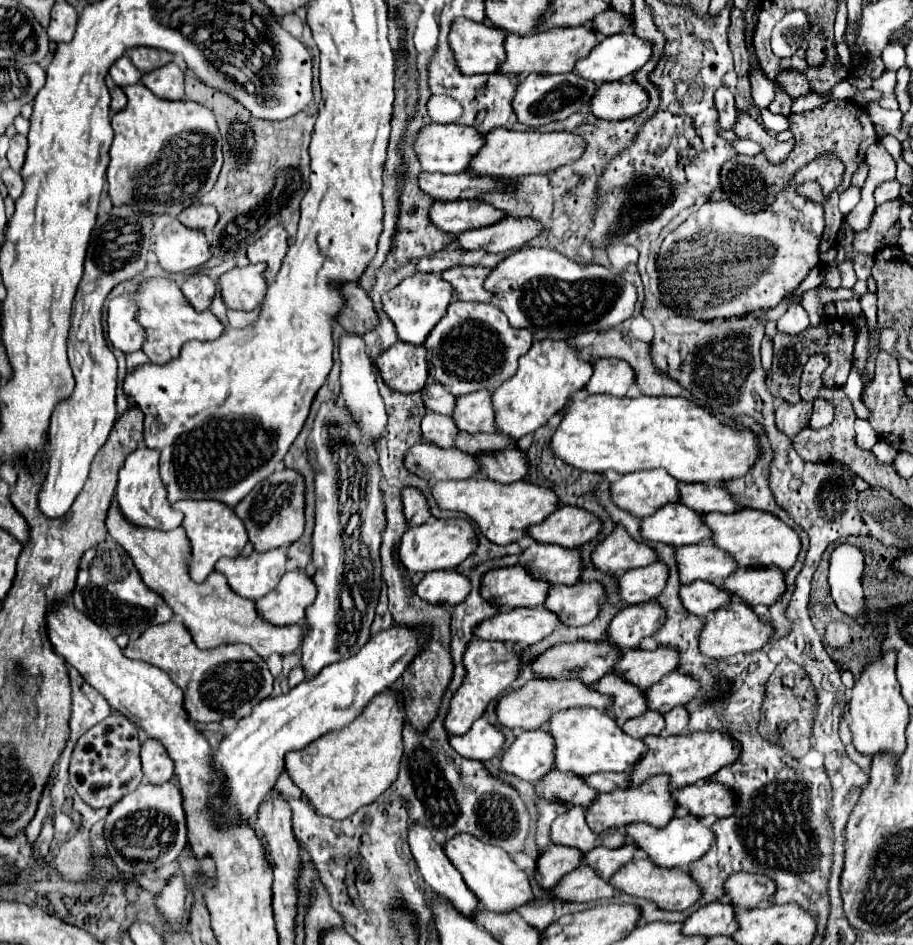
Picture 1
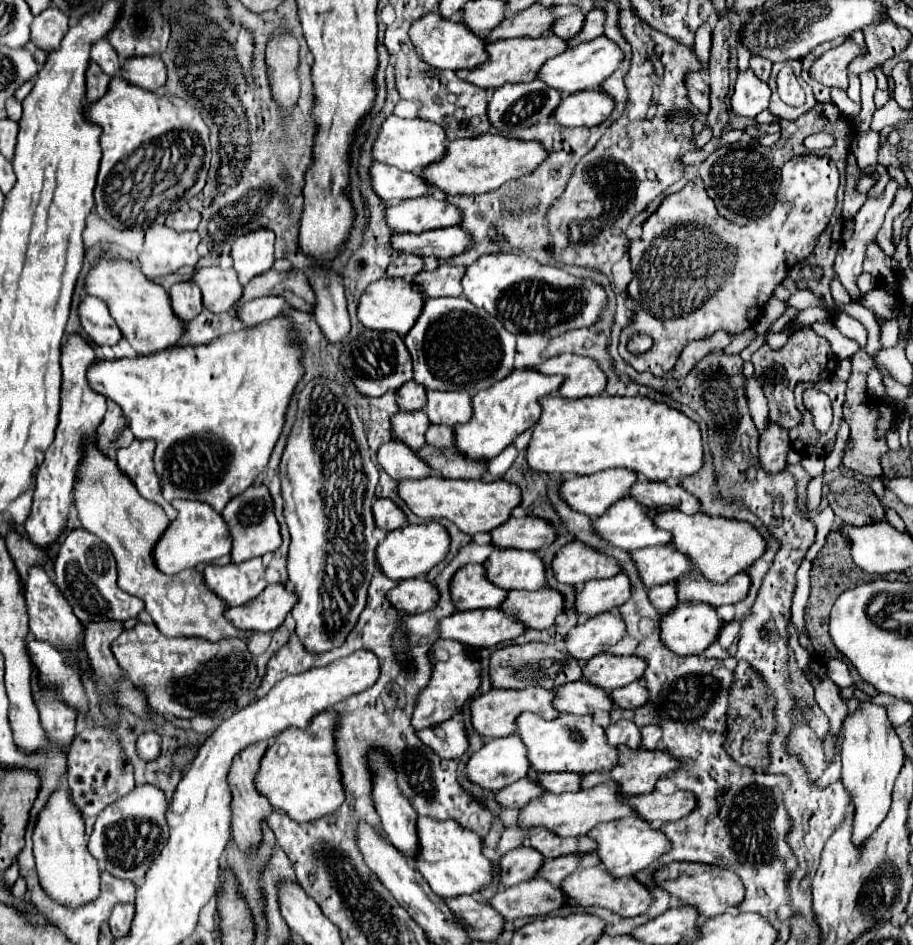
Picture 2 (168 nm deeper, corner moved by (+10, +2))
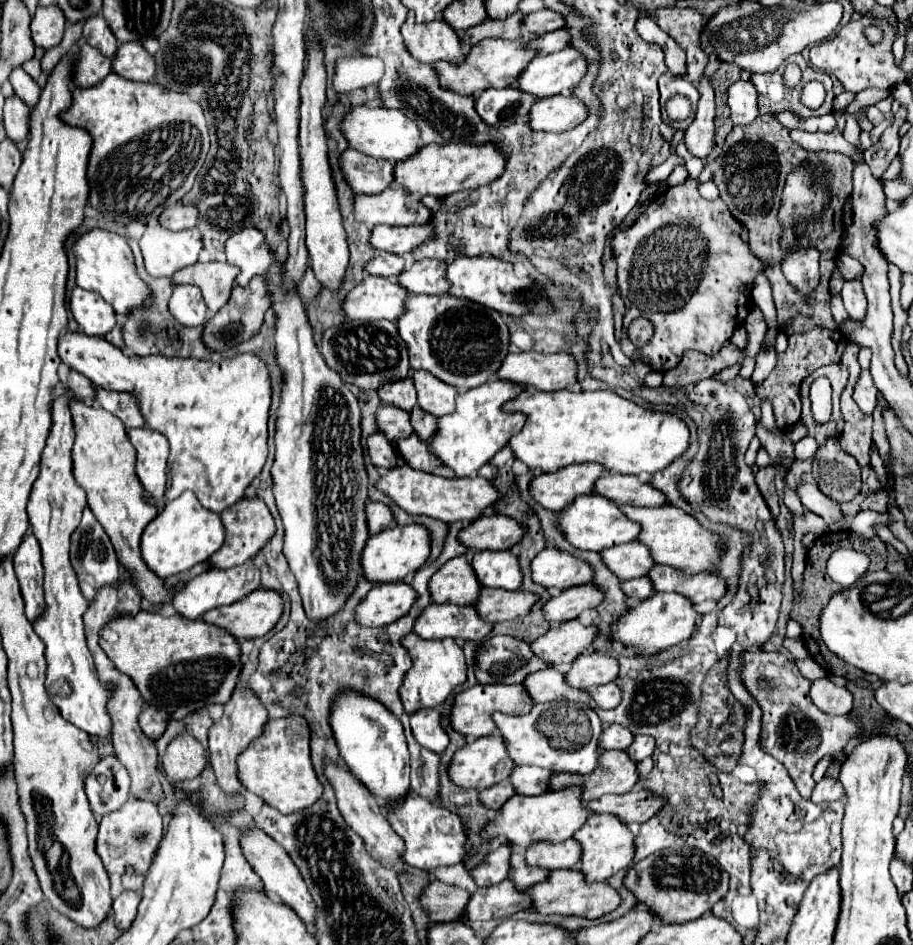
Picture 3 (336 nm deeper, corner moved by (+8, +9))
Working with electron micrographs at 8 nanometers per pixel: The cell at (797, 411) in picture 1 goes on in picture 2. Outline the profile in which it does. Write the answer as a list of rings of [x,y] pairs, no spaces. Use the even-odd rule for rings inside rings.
[[[771,422],[767,426],[767,430],[761,434],[761,442],[759,442],[761,468],[767,470],[767,474],[781,472],[787,464],[785,456],[787,456],[789,448],[791,448],[789,432],[785,428],[781,428],[779,424]]]

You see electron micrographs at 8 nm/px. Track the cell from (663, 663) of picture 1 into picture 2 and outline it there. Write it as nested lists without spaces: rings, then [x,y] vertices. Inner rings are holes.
[[[597,654],[595,658],[591,658],[585,664],[583,676],[587,678],[589,684],[599,686],[609,694],[615,688],[621,688],[635,680],[641,680],[643,670],[645,670],[643,658]]]

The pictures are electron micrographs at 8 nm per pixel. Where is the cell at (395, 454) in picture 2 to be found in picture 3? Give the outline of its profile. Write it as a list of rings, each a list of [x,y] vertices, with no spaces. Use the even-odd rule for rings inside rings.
[[[379,431],[373,433],[369,439],[367,439],[367,447],[369,447],[369,457],[371,461],[379,467],[379,471],[389,471],[389,467],[397,467],[399,463],[399,455],[397,455],[397,449],[393,443],[389,443],[385,439],[385,435],[381,435]]]

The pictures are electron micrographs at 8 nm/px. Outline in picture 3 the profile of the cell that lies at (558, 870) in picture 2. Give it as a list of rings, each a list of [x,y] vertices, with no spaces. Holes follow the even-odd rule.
[[[513,851],[511,855],[511,873],[509,877],[517,887],[531,887],[533,883],[541,883],[549,877],[551,871],[541,871],[539,867],[529,867],[525,863],[525,853],[523,851]]]

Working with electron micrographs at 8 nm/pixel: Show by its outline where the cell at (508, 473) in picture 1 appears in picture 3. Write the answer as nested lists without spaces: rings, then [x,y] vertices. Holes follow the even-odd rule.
[[[413,433],[405,439],[399,439],[395,447],[399,455],[407,461],[407,465],[411,465],[413,469],[435,473],[441,467],[441,463],[437,463],[437,455],[431,455],[429,451],[429,441],[417,439],[417,435]]]

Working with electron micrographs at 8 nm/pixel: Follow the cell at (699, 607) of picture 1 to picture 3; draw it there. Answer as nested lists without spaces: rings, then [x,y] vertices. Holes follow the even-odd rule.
[[[639,577],[639,579],[631,579],[631,581],[623,581],[621,587],[633,599],[633,603],[643,603],[645,599],[649,599],[649,595],[655,595],[653,587],[649,587],[649,577]]]

